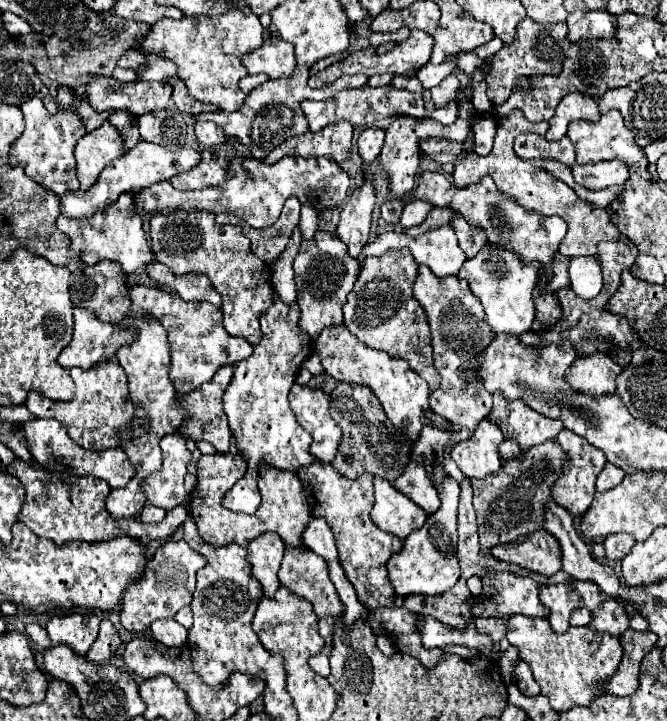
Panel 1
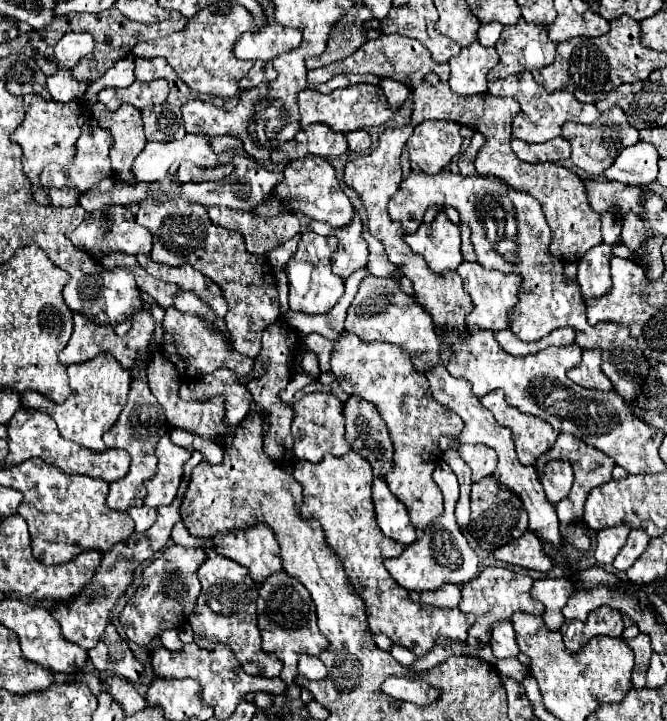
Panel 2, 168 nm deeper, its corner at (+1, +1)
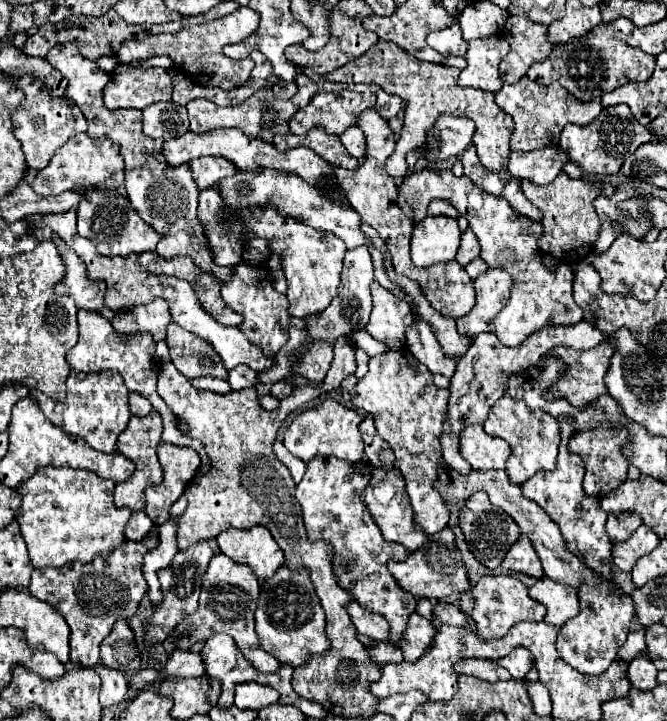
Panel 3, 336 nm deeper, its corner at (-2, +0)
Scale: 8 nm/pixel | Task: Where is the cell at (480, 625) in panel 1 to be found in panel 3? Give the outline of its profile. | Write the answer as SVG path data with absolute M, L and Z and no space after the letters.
M516 646L508 656L504 656L504 658L498 660L498 664L504 666L512 674L514 680L524 678L526 672L532 668L532 662L534 662L532 654L524 646Z

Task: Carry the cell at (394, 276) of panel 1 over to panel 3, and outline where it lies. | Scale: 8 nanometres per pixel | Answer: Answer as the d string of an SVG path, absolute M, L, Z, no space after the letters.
M374 282L370 290L374 308L366 332L378 342L388 344L390 350L406 350L406 330L410 324L414 324L414 312L410 304L394 298L394 294L390 294L378 282Z

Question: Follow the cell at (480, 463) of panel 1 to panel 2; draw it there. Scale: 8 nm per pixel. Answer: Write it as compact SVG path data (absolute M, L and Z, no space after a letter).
M459 445L459 455L471 467L475 483L495 473L497 453L493 449L487 449L485 445Z

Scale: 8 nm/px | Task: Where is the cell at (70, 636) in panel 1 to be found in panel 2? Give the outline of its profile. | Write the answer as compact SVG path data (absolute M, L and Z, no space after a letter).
M177 497L167 507L157 507L157 521L155 521L155 525L151 529L147 529L145 533L133 533L127 541L121 541L119 545L109 549L103 555L103 561L101 561L99 569L95 569L93 579L81 589L79 597L63 601L63 603L75 603L75 607L63 605L63 607L55 607L51 611L51 615L61 623L61 631L63 631L63 637L67 641L77 643L85 651L89 651L91 647L97 645L97 641L101 639L101 635L103 635L103 631L105 631L105 627L109 623L109 615L113 611L113 605L117 603L117 599L121 595L125 595L127 587L133 583L133 571L139 567L139 563L151 559L155 555L155 551L165 547L167 541L171 539L171 527L177 521L181 521L179 505L181 505L181 497Z

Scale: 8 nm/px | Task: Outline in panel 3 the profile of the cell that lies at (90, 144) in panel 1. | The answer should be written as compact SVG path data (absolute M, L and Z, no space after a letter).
M82 132L76 134L66 146L58 150L44 170L36 172L32 180L32 190L40 196L62 194L64 190L72 190L72 188L114 190L124 182L122 170L124 170L124 162L120 158L120 148L112 140L90 138L86 132Z

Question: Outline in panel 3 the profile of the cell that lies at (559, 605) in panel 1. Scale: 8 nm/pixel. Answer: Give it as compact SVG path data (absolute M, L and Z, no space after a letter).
M542 576L532 588L530 588L530 596L544 604L548 608L544 622L552 624L552 626L562 626L564 622L568 622L570 618L574 618L580 610L578 606L578 596L576 590L572 586L554 582L546 576Z

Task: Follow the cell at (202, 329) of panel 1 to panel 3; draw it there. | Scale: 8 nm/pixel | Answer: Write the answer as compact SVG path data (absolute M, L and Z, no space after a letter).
M239 365L228 372L228 381L235 391L248 388L248 386L256 386L256 376L259 372L252 370L246 365Z

